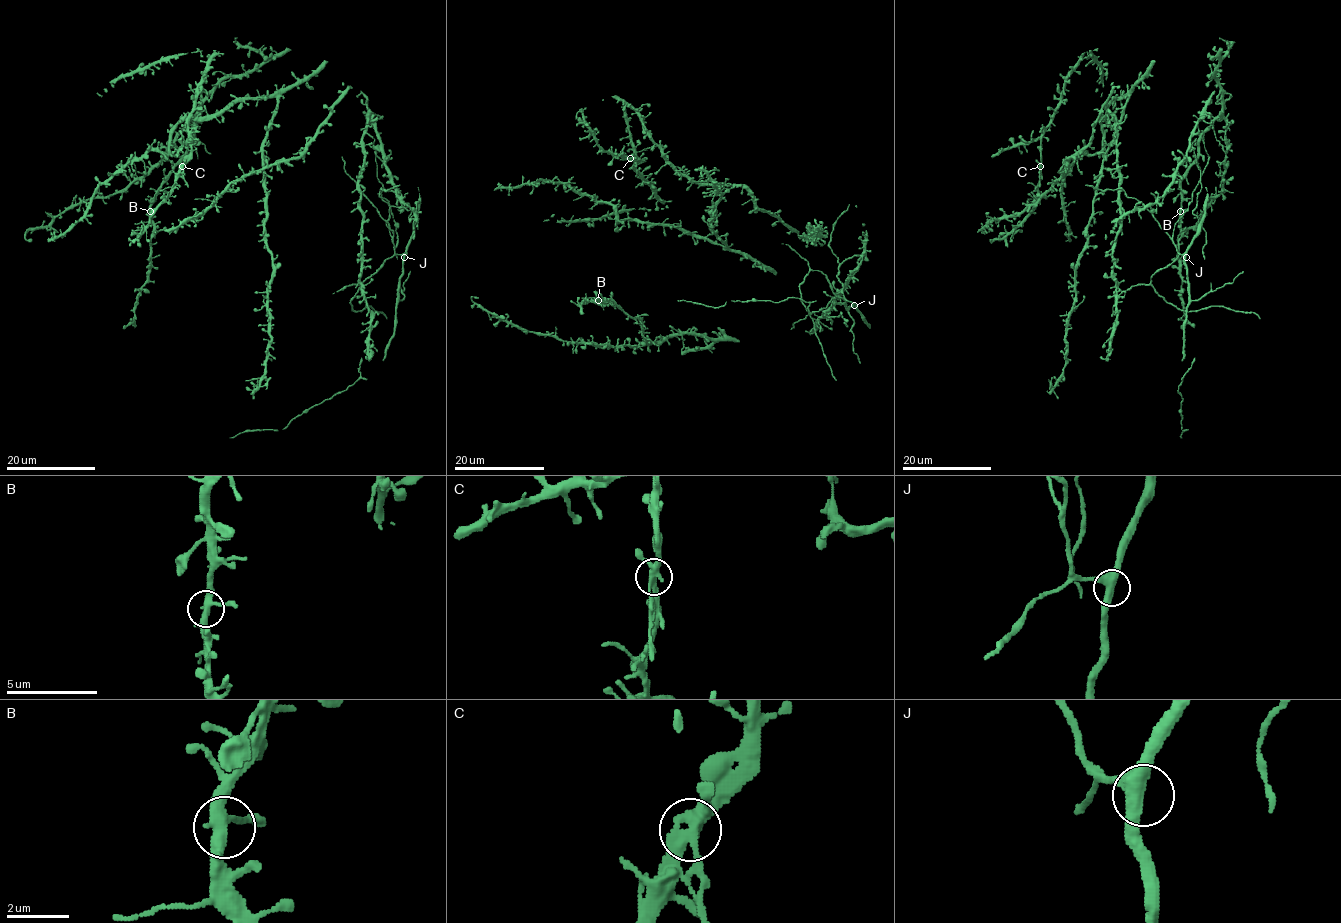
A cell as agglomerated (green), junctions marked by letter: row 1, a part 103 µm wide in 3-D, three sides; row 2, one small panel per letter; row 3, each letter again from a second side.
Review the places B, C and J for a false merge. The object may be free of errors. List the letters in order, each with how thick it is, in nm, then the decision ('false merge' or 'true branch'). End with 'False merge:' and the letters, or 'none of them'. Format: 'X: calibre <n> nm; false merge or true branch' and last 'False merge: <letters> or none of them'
B: calibre 340 nm; true branch
C: calibre 360 nm; true branch
J: calibre 400 nm; true branch
False merge: none of them

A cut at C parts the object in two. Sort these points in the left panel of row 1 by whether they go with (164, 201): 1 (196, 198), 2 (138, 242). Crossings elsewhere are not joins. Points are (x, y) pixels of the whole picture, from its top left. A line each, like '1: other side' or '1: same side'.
1: other side
2: same side

